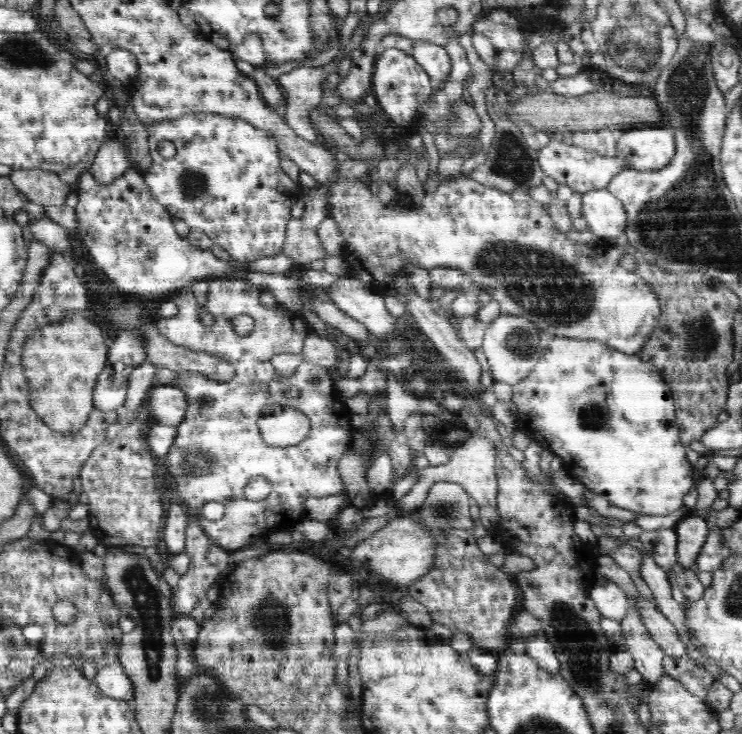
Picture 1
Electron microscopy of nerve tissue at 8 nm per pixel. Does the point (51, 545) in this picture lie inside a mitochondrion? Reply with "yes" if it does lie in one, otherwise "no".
no

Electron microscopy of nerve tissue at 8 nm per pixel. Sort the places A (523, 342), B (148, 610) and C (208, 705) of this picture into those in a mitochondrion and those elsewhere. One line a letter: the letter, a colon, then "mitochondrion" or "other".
A: mitochondrion
B: mitochondrion
C: mitochondrion

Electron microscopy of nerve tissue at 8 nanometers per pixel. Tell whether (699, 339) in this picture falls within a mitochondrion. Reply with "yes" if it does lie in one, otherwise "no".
yes

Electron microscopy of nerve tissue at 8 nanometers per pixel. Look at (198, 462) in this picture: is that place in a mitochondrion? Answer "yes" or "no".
yes

